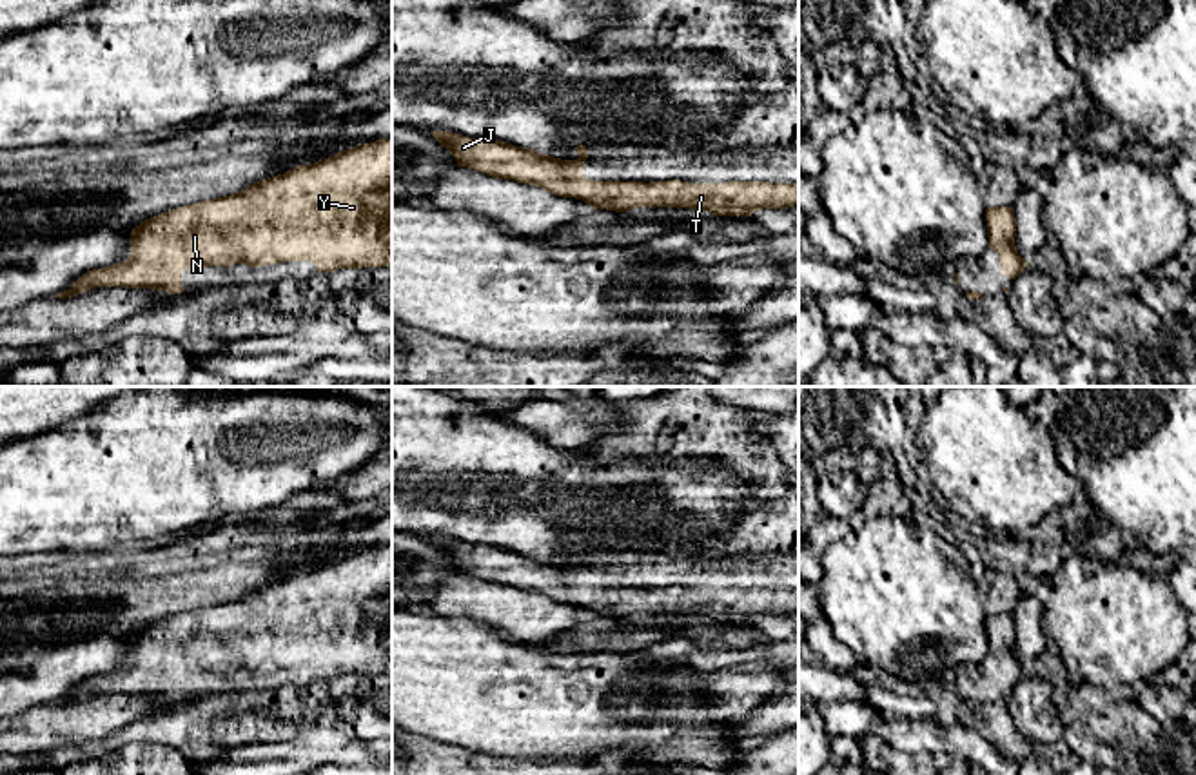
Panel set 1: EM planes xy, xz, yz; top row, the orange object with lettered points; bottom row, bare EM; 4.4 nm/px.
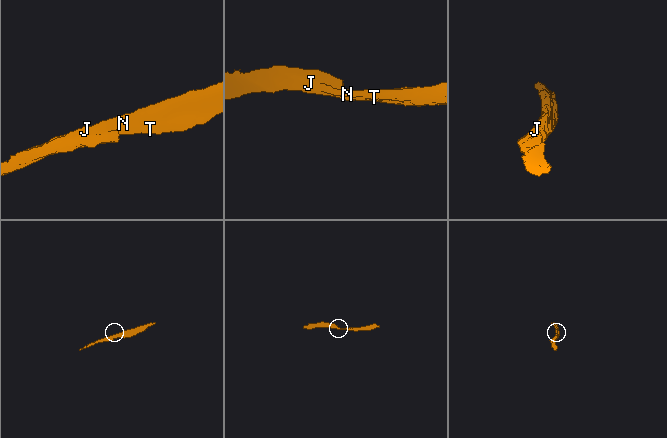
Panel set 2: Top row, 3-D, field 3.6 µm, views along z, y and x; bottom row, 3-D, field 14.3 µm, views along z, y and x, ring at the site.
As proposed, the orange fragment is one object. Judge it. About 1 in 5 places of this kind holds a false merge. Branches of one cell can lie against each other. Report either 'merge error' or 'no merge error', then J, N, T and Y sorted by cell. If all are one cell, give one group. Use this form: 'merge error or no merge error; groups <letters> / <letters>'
no merge error; groups J N T Y

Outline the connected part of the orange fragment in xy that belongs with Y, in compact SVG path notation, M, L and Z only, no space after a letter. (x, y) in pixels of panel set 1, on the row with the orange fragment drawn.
M392 136L359 143L310 165L254 181L245 191L223 198L185 205L143 220L131 232L131 258L105 269L82 274L71 289L54 298L73 298L96 287L154 289L181 294L181 274L192 269L274 265L312 261L318 272L392 265Z

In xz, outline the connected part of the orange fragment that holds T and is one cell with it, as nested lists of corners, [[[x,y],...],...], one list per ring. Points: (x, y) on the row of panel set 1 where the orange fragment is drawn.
[[[446,131],[430,134],[450,151],[459,167],[583,200],[592,209],[624,212],[635,207],[677,207],[702,209],[715,216],[751,216],[760,209],[799,205],[799,183],[592,181],[583,174],[588,158],[586,145],[575,147],[577,160],[561,160],[499,140],[468,138]]]

